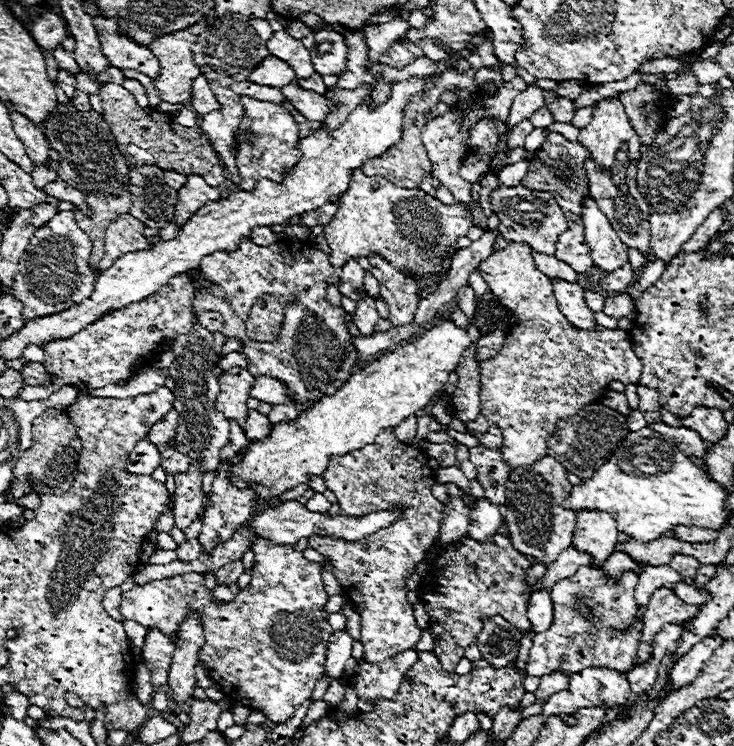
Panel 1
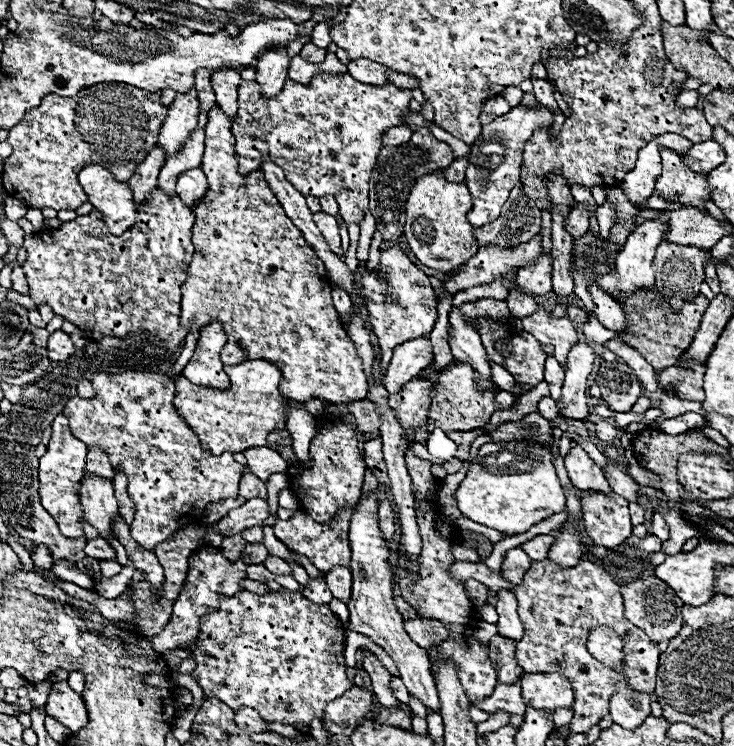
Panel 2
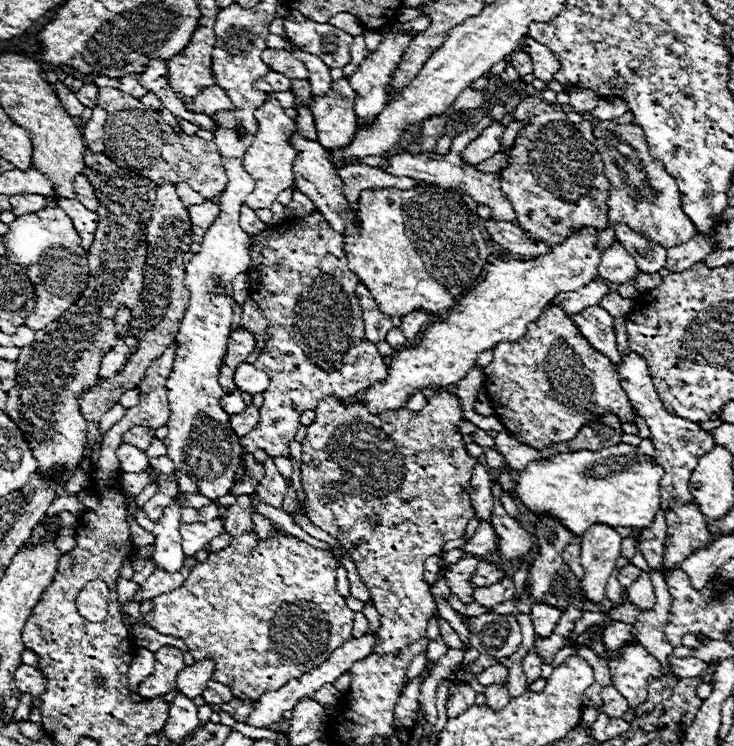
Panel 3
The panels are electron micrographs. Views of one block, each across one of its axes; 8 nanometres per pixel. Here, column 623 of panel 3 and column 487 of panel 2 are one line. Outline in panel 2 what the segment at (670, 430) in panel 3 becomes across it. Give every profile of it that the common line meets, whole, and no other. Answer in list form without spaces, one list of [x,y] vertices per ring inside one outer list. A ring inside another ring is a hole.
[[[452,308],[450,312],[450,338],[448,344],[456,360],[466,360],[478,372],[478,386],[492,388],[494,382],[490,378],[490,364],[486,350],[480,342],[480,334],[470,326],[460,308]]]

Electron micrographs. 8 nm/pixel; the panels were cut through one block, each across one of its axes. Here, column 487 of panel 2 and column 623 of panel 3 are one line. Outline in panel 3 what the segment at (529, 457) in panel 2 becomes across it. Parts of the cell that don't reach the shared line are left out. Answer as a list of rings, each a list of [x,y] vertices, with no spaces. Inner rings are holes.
[[[642,440],[642,446],[634,448],[630,444],[608,446],[600,452],[578,450],[568,454],[556,454],[552,458],[534,460],[528,468],[520,470],[516,476],[516,496],[522,500],[528,512],[536,516],[552,516],[558,518],[572,534],[582,536],[592,524],[608,524],[628,526],[628,528],[648,528],[658,512],[658,488],[664,470],[658,462],[652,460],[654,444],[652,440]]]

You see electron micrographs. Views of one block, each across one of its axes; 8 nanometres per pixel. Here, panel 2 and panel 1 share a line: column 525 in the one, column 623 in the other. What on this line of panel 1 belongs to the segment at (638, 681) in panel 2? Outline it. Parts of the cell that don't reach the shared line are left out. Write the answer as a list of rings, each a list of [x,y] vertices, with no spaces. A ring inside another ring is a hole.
[[[588,566],[578,568],[570,578],[560,580],[552,588],[552,602],[556,608],[556,620],[548,632],[538,632],[526,662],[528,676],[544,676],[556,668],[574,674],[586,666],[612,668],[618,672],[628,672],[634,658],[636,646],[640,640],[642,622],[638,622],[626,634],[614,634],[612,628],[626,630],[636,620],[636,600],[634,586],[638,584],[638,574],[626,572],[620,582],[612,582],[600,570],[590,570]]]

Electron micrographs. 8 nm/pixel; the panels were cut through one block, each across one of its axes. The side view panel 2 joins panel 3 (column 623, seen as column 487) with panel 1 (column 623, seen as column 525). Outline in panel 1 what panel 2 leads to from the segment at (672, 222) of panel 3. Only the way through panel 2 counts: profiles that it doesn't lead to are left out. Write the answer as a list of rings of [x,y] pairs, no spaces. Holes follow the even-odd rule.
[[[608,98],[608,100],[602,100],[594,114],[592,114],[592,120],[590,124],[586,124],[584,128],[580,128],[580,134],[578,134],[578,142],[588,148],[592,152],[592,160],[606,172],[610,172],[610,168],[614,166],[616,162],[616,152],[622,148],[622,144],[628,146],[628,162],[640,162],[642,158],[642,144],[640,144],[640,138],[638,134],[634,132],[626,112],[624,112],[624,106],[620,100],[614,100],[614,98]]]

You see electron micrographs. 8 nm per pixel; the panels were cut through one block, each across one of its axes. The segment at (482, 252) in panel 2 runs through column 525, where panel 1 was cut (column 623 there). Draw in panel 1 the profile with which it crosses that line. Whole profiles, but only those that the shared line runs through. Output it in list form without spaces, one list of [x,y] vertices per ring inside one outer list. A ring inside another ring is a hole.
[[[590,196],[584,202],[584,230],[596,268],[612,272],[628,262],[628,246],[618,238]]]

